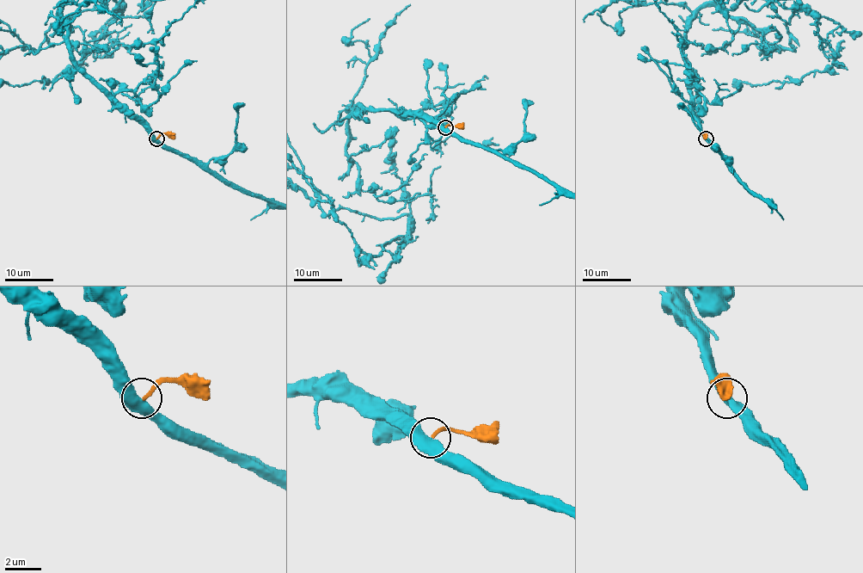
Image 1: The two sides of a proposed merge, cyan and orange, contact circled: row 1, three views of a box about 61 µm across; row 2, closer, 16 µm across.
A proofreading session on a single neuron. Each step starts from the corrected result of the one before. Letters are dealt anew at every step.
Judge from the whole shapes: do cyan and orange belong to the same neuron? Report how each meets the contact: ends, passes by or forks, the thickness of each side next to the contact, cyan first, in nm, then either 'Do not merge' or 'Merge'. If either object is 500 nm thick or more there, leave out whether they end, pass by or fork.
Thickness 550 nm (cyan) against 180 nm. Do not merge

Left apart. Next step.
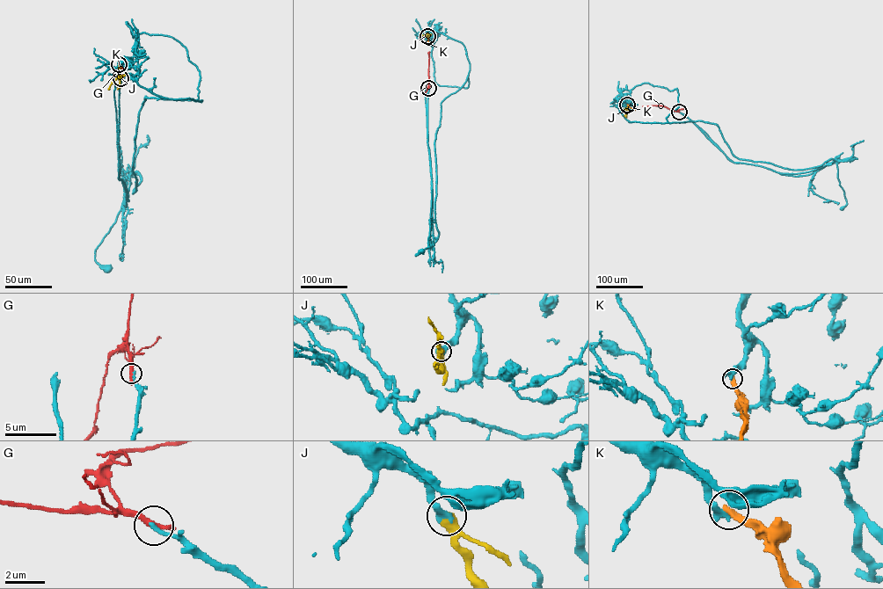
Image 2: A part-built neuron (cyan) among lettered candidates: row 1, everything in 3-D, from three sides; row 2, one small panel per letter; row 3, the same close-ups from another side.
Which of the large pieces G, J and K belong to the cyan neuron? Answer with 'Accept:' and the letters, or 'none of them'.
Accept: J

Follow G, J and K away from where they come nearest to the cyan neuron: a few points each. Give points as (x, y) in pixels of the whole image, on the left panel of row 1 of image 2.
G: (120, 78), (121, 68)
J: (119, 65), (118, 76), (108, 90)
K: (119, 64), (120, 76)

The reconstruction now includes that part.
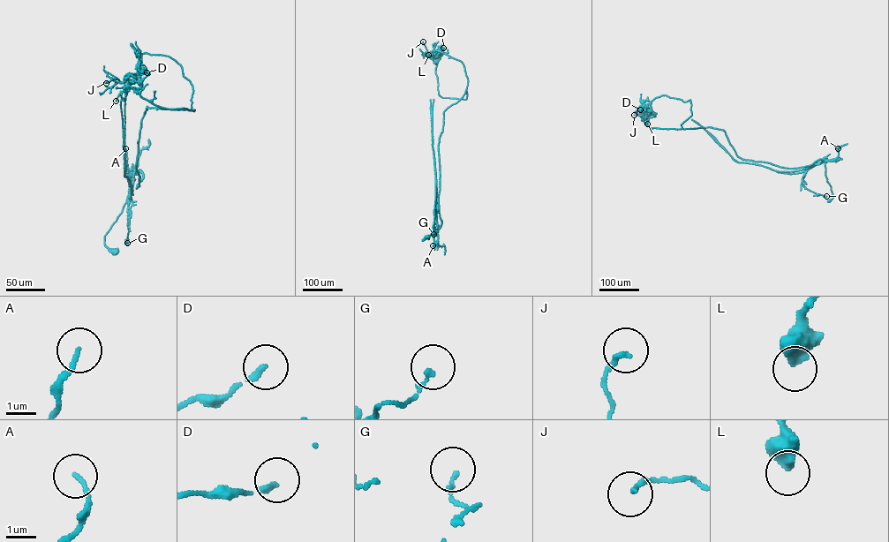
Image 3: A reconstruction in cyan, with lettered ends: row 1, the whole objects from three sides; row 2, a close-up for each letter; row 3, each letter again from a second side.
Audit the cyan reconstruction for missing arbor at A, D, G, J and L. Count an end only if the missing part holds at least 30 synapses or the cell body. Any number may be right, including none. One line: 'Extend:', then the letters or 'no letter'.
Extend: no letter

